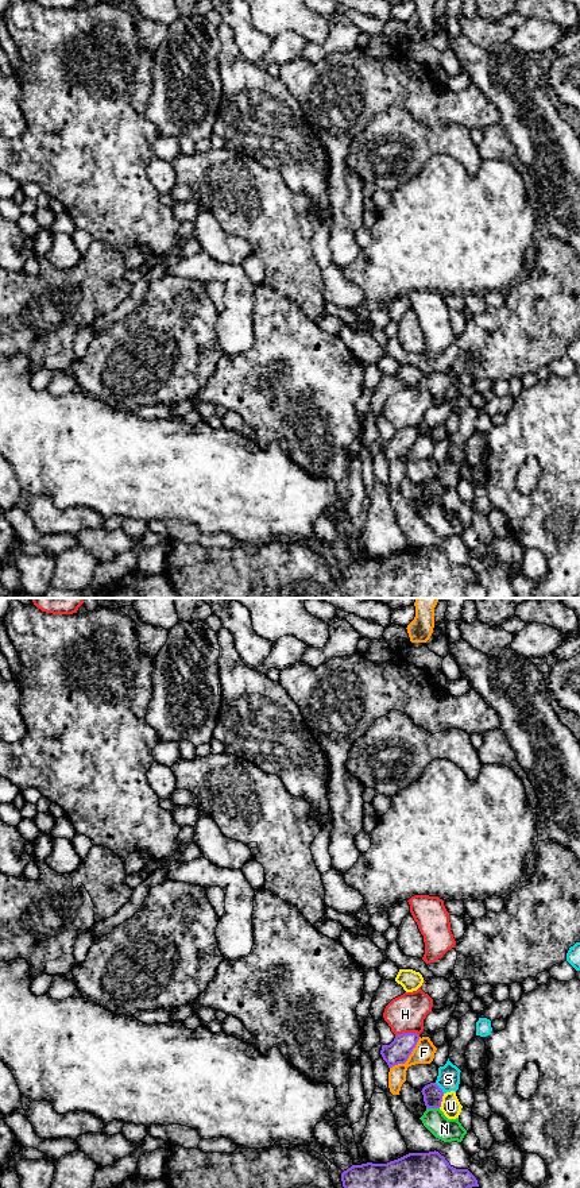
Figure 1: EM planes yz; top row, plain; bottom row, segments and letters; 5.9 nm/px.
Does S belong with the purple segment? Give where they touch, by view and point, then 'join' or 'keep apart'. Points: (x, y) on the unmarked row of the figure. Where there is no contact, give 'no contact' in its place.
yz (440, 483) | keep apart

